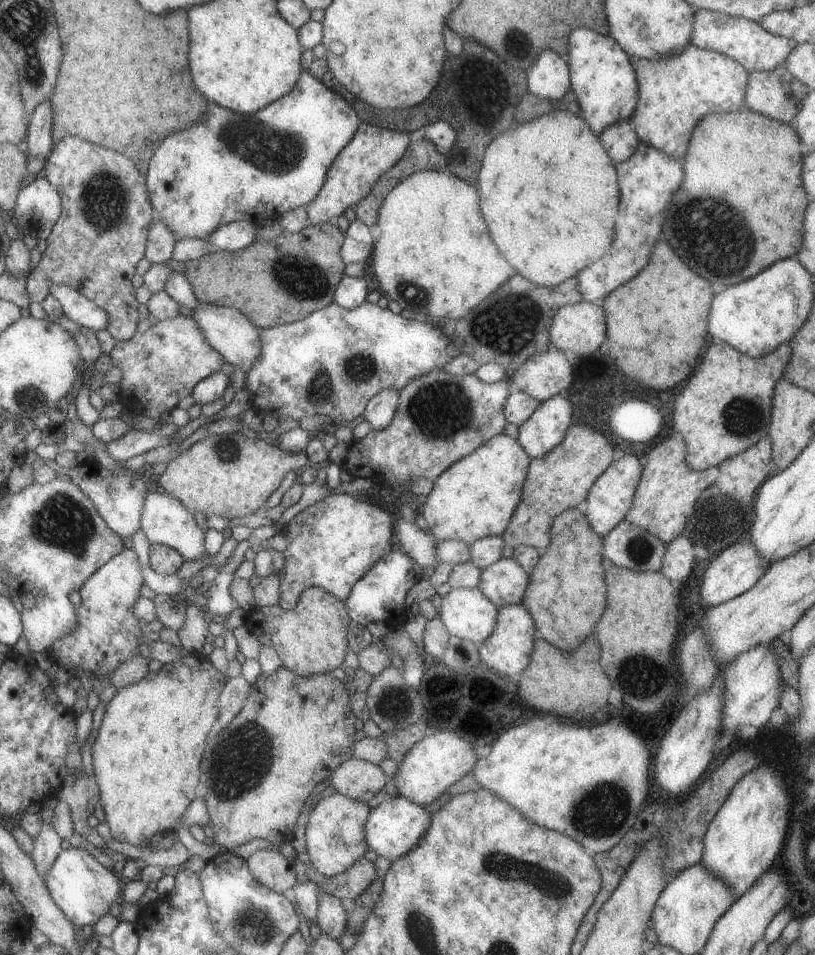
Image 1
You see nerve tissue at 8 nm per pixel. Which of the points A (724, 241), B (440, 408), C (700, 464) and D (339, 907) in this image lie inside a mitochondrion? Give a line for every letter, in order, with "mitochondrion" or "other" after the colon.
A: mitochondrion
B: mitochondrion
C: other
D: other

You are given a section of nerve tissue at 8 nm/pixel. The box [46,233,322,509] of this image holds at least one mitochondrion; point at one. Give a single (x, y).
(230, 453)

